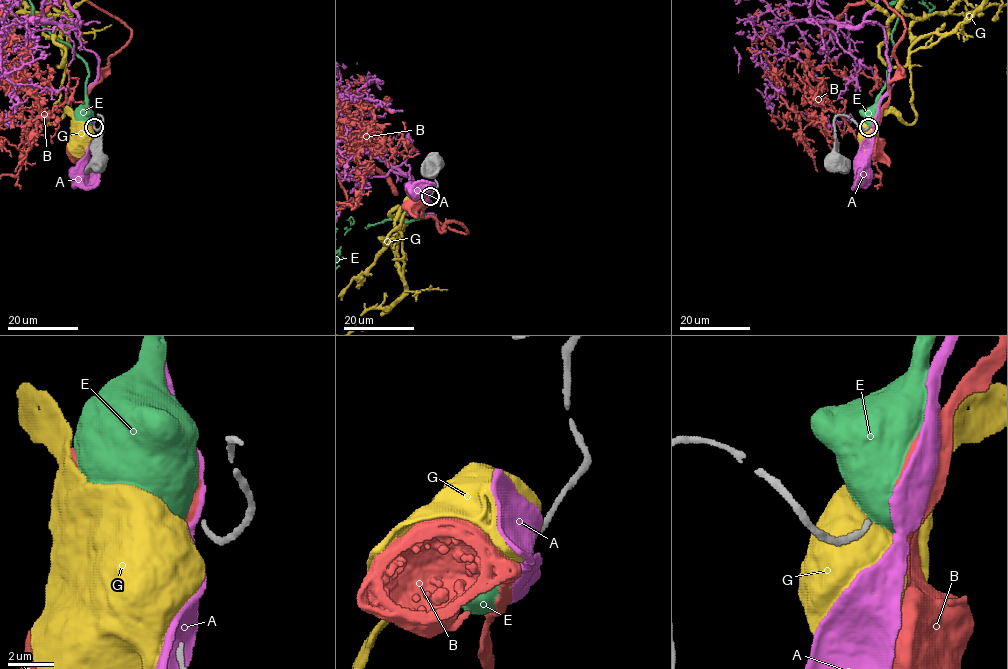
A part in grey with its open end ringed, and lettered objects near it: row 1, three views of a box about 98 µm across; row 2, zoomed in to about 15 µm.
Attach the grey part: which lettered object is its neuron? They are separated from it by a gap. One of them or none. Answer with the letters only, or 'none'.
none

